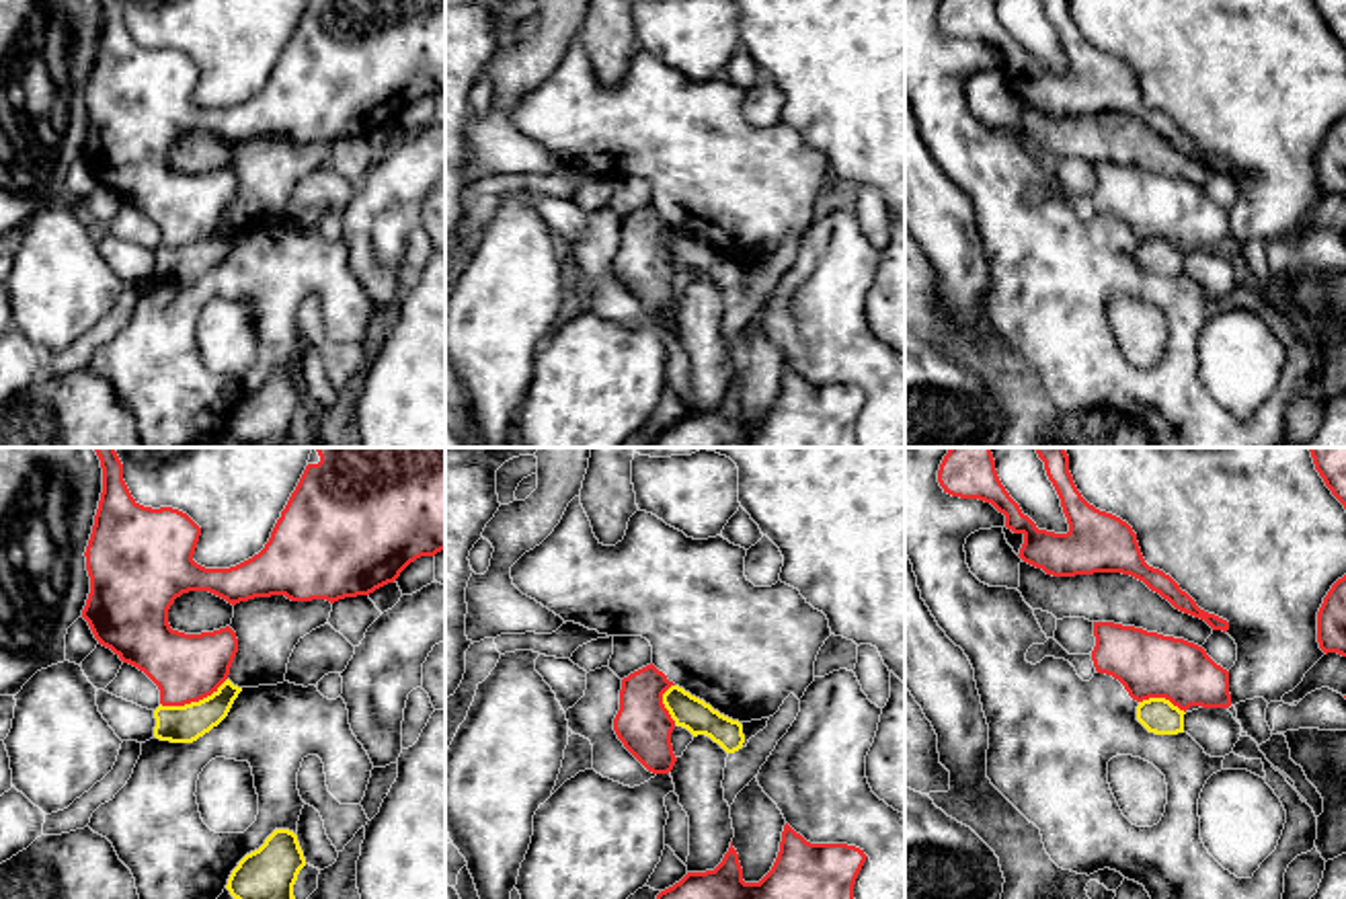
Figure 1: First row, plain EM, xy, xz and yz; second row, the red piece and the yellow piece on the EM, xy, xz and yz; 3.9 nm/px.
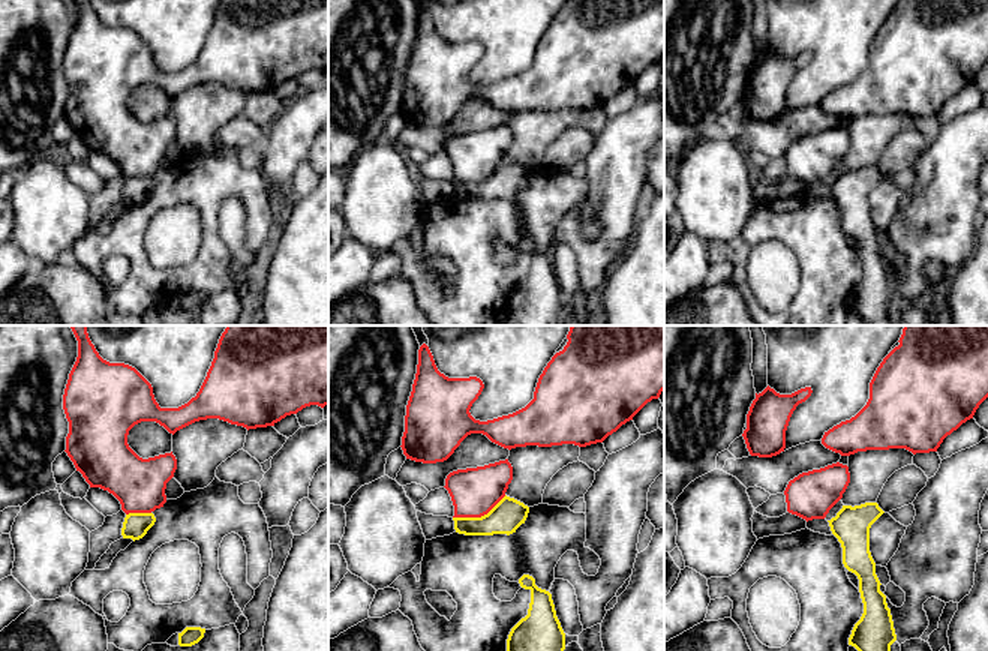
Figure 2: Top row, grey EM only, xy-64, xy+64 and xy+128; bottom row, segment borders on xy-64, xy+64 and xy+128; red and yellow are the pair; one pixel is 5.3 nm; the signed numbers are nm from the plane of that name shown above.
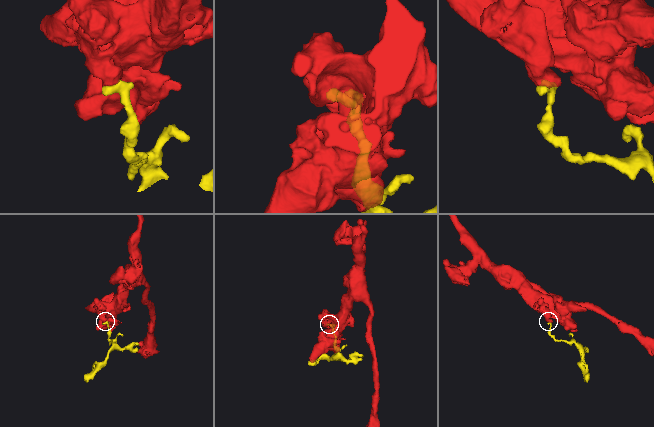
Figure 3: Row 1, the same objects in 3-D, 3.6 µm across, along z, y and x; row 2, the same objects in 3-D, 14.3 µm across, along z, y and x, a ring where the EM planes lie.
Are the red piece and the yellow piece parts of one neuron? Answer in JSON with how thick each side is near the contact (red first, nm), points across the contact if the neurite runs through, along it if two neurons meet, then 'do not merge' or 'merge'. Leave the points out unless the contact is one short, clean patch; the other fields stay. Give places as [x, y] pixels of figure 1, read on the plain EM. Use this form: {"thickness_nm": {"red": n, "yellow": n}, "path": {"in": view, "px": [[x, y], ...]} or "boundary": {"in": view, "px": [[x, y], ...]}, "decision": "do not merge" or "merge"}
{"thickness_nm": {"red": 280, "yellow": 150}, "boundary": {"in": "xy", "px": [[226, 218], [198, 241], [161, 245]]}, "decision": "do not merge"}

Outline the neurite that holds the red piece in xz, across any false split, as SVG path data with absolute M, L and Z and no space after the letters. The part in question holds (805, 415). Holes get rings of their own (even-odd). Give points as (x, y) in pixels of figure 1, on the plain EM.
M788 363L771 411L759 423L745 423L739 394L733 388L714 411L687 413L661 431L650 447L858 447L856 419L866 402L864 390L847 384L810 384Z

